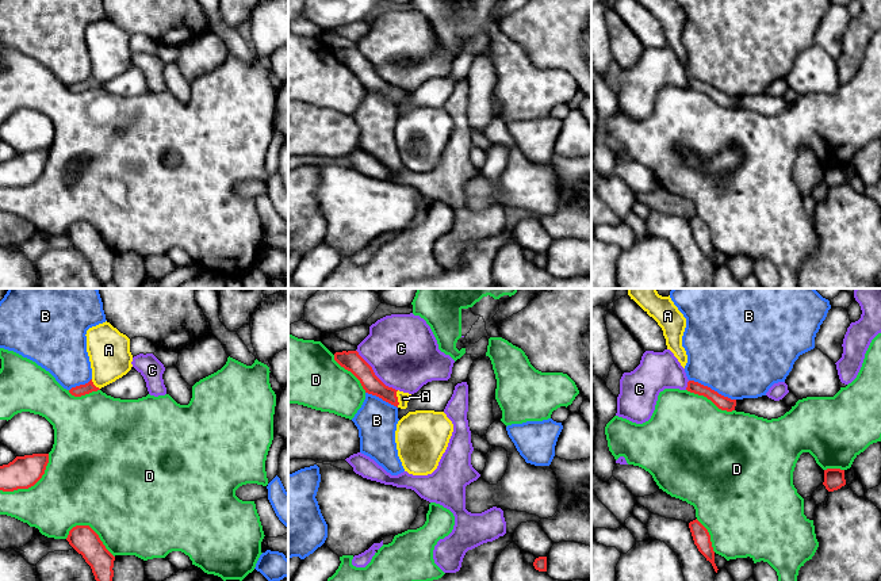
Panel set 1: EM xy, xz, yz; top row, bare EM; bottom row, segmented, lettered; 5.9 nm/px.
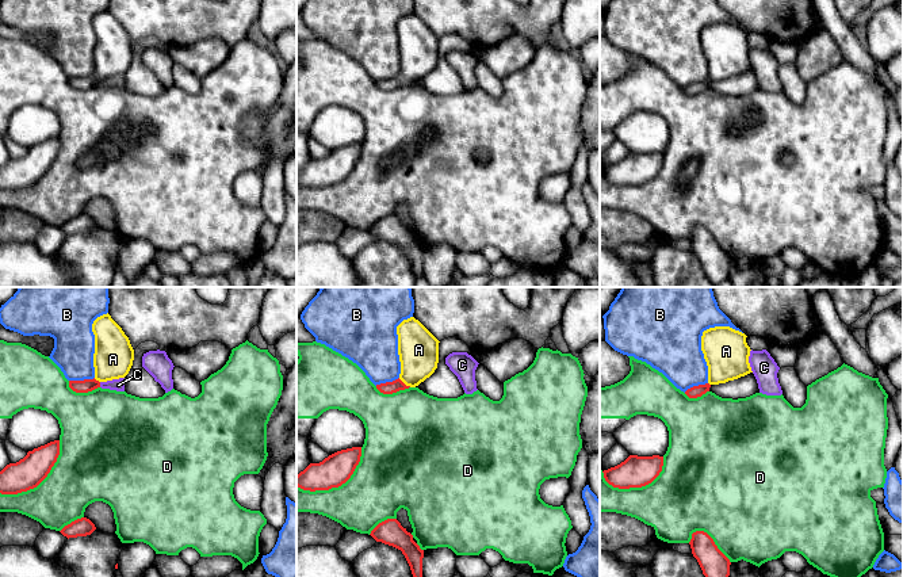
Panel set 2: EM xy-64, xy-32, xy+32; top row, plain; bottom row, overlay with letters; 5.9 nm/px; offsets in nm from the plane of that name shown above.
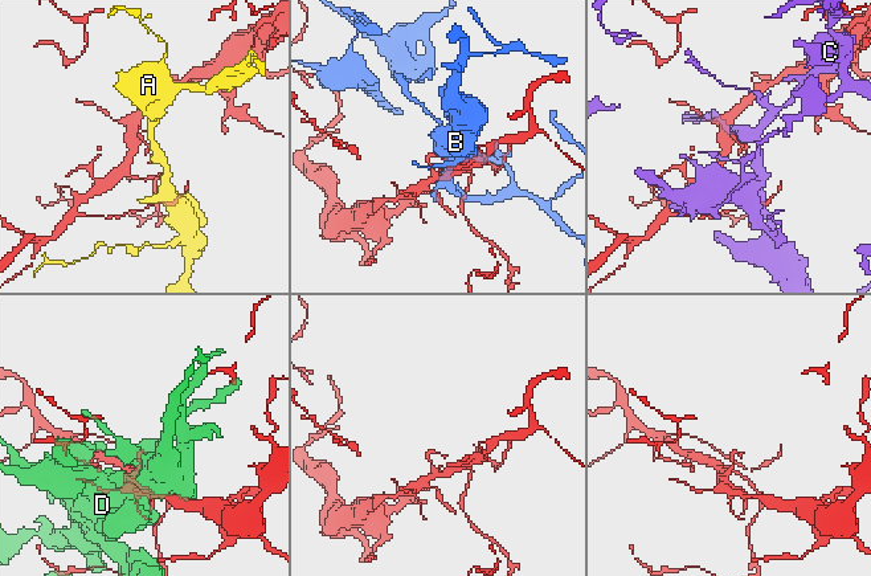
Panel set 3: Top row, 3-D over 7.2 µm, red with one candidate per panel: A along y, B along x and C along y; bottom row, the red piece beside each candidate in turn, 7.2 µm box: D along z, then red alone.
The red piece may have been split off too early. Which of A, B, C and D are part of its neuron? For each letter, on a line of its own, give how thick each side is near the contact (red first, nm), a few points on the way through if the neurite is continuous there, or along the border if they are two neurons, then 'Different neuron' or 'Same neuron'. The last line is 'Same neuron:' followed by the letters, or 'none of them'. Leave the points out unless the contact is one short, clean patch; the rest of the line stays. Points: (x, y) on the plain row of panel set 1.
A: Thickness 110 nm (red) against 70 nm. Boundary: xz (398, 87), (397, 103). Different neuron
B: Thickness 80 nm (red) against 500 nm. Different neuron
C: Thickness 120 nm (red) against 420 nm. Different neuron
D: Thickness 190 nm (red) against 400 nm. Different neuron
Same neuron: none of them

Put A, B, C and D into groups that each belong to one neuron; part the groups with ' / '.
A / B / C / D

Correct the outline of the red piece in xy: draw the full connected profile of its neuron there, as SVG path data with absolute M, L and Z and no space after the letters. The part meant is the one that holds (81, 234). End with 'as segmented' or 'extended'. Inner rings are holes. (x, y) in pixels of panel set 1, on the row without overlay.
M76 222L66 234L69 241L91 263L95 276L107 283L112 279L115 253L106 245L99 232L89 222Z; as segmented

